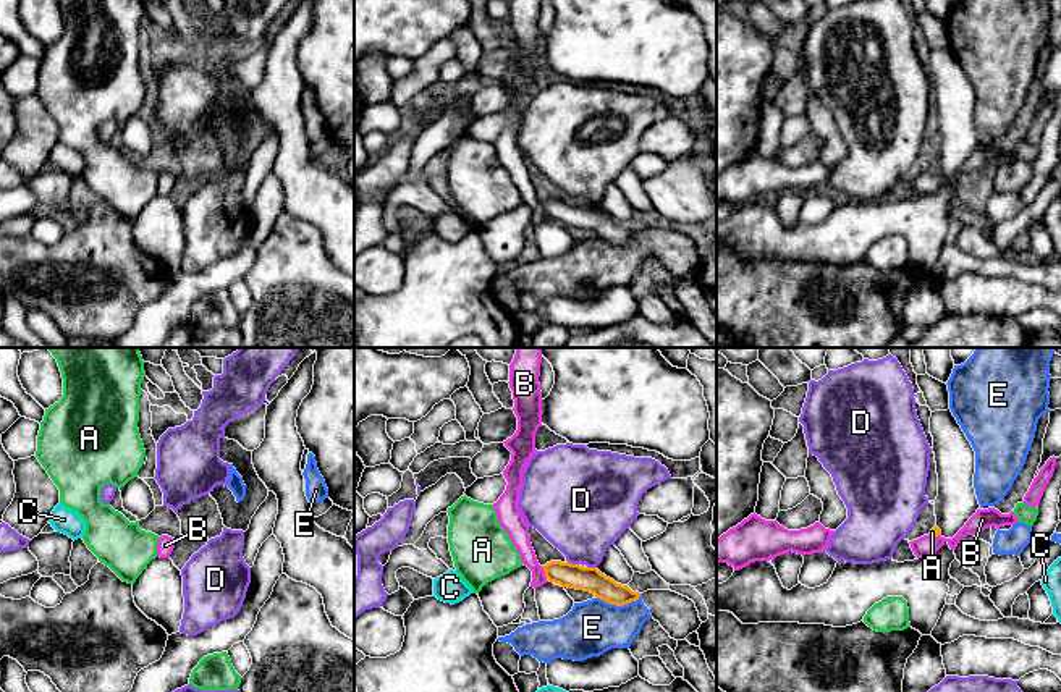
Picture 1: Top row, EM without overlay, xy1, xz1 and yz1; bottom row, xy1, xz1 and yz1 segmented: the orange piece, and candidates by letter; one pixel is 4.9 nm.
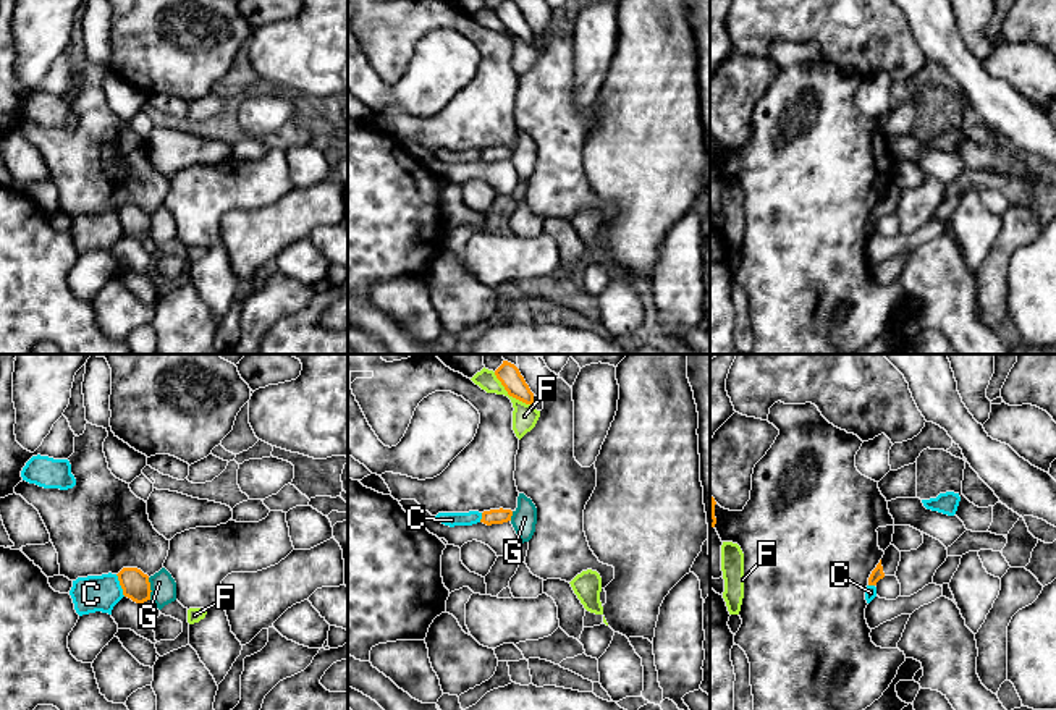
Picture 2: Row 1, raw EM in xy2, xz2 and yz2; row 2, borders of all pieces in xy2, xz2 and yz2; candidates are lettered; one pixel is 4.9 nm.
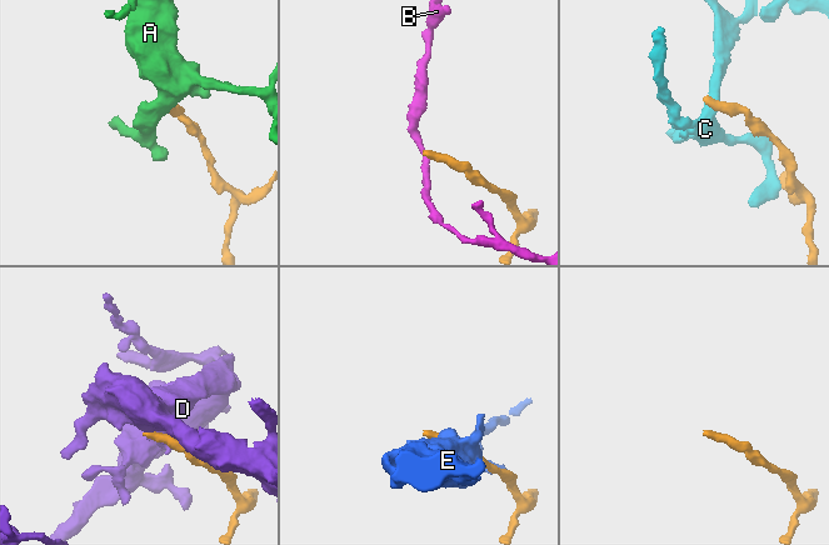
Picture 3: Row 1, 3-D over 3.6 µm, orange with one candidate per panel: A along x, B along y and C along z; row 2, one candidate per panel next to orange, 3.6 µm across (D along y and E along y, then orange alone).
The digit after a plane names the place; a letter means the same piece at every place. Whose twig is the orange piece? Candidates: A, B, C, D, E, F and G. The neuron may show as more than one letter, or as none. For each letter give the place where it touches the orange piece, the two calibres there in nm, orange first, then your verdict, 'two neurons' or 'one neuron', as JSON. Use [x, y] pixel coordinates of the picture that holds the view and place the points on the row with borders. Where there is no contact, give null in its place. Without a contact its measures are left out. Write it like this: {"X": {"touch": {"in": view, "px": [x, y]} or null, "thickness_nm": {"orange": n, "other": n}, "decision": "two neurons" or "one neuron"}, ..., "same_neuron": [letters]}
{"A": {"touch": {"in": "yz1", "px": [935, 532]}, "thickness_nm": {"orange": 30, "other": 20}, "decision": "one neuron"}, "B": {"touch": {"in": "xz1", "px": [545, 573]}, "thickness_nm": {"orange": 130, "other": 110}, "decision": "two neurons"}, "C": {"touch": {"in": "xy2", "px": [120, 584]}, "thickness_nm": {"orange": 140, "other": 180}, "decision": "two neurons"}, "D": {"touch": {"in": "xz1", "px": [573, 565]}, "thickness_nm": {"orange": 130, "other": 400}, "decision": "two neurons"}, "E": {"touch": {"in": "xz1", "px": [618, 605]}, "thickness_nm": {"orange": 130, "other": 280}, "decision": "two neurons"}, "F": {"touch": {"in": "xz2", "px": [510, 395]}, "thickness_nm": {"orange": 110, "other": 130}, "decision": "two neurons"}, "G": {"touch": {"in": "xy2", "px": [149, 589]}, "thickness_nm": {"orange": 140, "other": 130}, "decision": "two neurons"}, "same_neuron": ["A"]}

